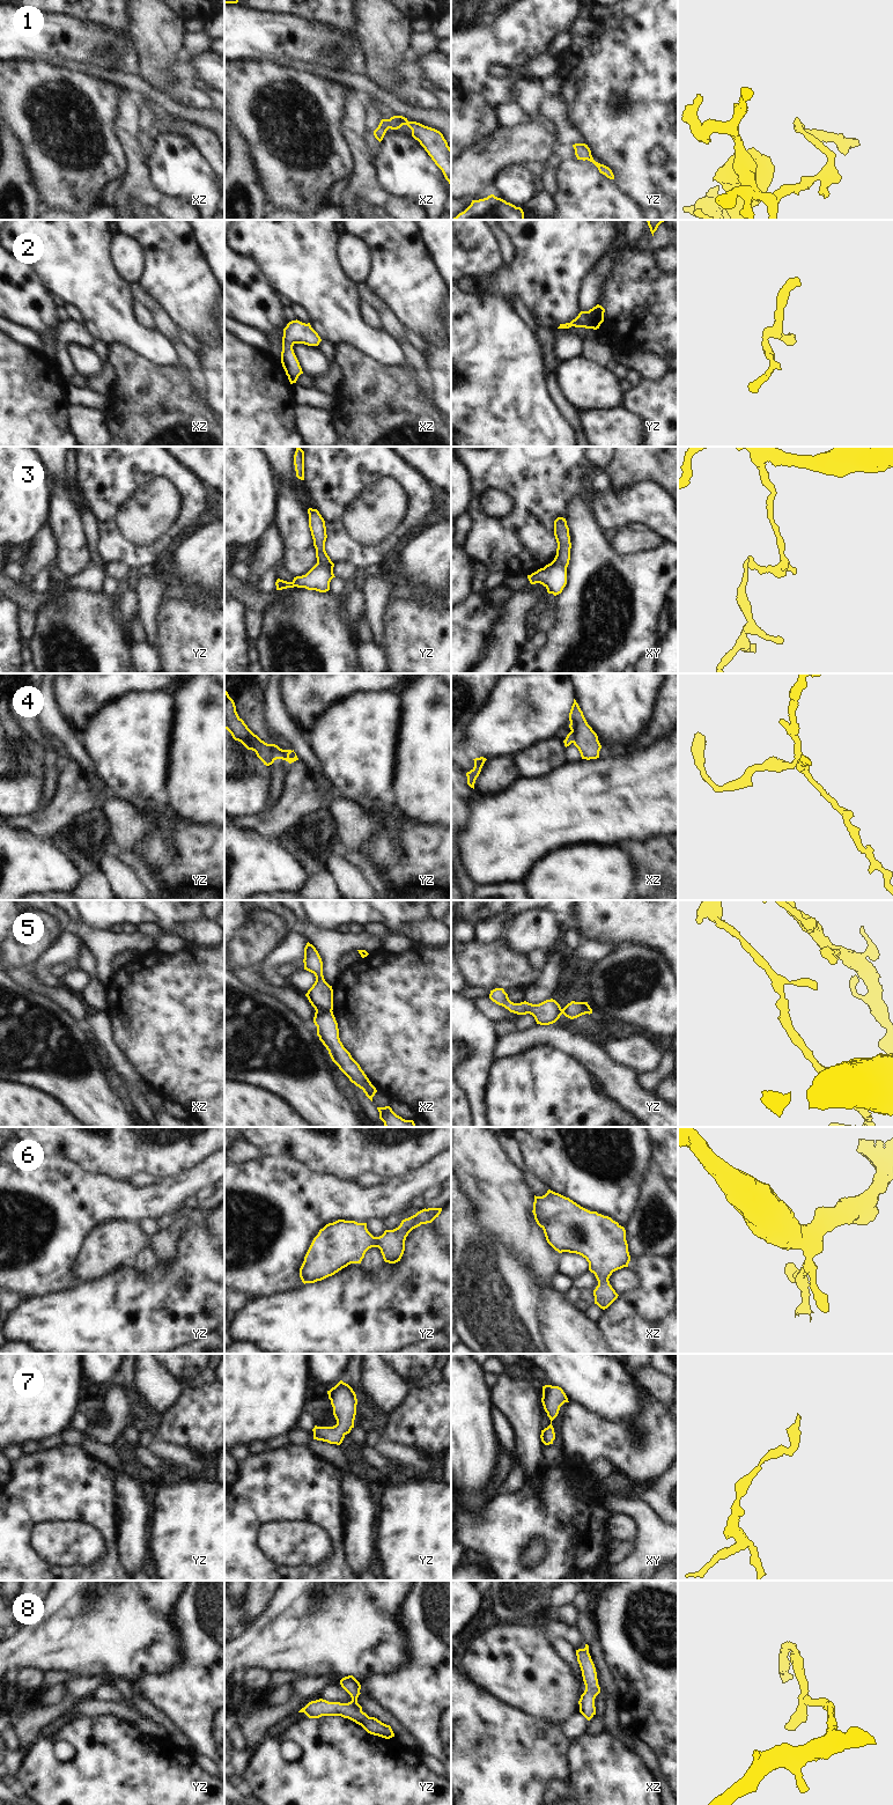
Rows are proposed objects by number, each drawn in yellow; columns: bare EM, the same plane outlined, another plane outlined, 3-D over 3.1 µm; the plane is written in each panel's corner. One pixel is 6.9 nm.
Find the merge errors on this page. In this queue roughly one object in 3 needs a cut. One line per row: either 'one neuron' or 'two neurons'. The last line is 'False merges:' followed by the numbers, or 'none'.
1: one neuron
2: one neuron
3: two neurons
4: two neurons
5: two neurons
6: one neuron
7: one neuron
8: one neuron
False merges: 3, 4, 5

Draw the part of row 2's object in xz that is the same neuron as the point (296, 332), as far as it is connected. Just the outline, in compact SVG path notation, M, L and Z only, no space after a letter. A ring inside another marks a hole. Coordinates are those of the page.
M296 319L289 322L283 329L281 363L290 384L296 383L298 376L303 374L293 346L295 344L318 346L320 341L320 337L310 323L305 324Z

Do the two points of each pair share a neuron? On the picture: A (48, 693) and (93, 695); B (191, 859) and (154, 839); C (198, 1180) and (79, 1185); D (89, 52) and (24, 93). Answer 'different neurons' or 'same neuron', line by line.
A: different neurons
B: same neuron
C: same neuron
D: different neurons

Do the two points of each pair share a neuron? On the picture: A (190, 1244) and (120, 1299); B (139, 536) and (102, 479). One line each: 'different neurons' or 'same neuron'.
A: same neuron
B: different neurons

